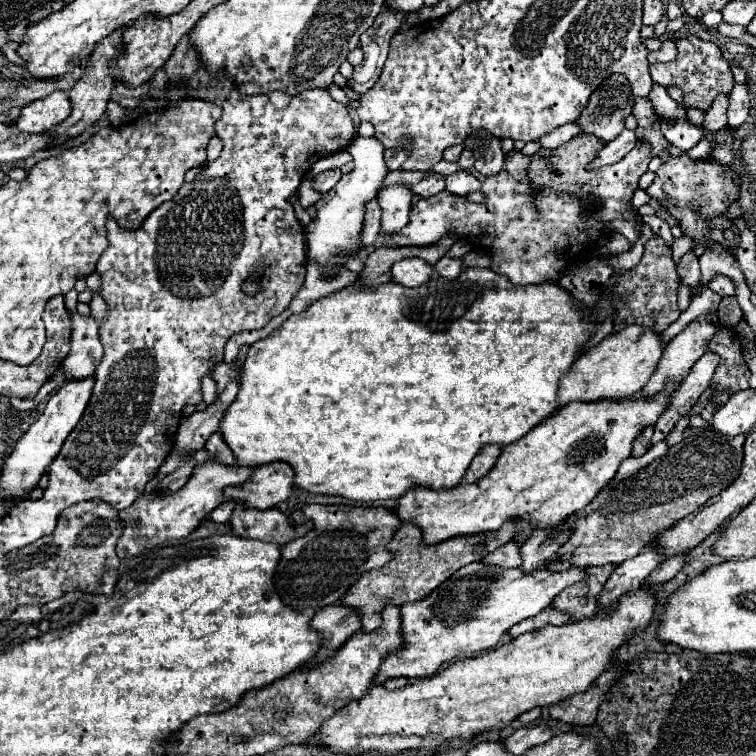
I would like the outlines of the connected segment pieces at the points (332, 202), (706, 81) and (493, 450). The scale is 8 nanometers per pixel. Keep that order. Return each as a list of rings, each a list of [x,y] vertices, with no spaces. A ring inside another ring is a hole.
[[[356,136],[356,140],[346,148],[352,158],[354,158],[354,170],[346,176],[340,178],[340,182],[326,194],[322,194],[322,198],[316,202],[316,218],[306,226],[306,248],[308,248],[308,258],[320,262],[322,266],[326,266],[326,274],[332,274],[332,266],[336,264],[344,264],[338,254],[340,252],[354,252],[358,250],[358,234],[362,230],[362,220],[364,220],[364,208],[366,202],[370,202],[370,198],[376,198],[378,188],[382,186],[386,174],[390,172],[386,168],[386,160],[384,160],[384,144],[380,140],[372,140],[372,138],[360,138]]]
[[[696,36],[676,40],[676,46],[678,46],[676,60],[672,60],[672,62],[660,62],[660,64],[652,64],[650,66],[652,80],[656,84],[666,86],[666,88],[670,88],[670,86],[680,88],[682,90],[684,106],[708,110],[716,94],[730,92],[732,86],[734,86],[734,78],[732,78],[730,64],[726,62],[722,50],[716,44],[706,42],[706,40],[700,40]]]
[[[488,444],[488,446],[484,446],[484,448],[476,454],[476,458],[472,460],[470,468],[466,470],[464,482],[470,484],[470,482],[476,482],[476,480],[480,480],[482,476],[486,476],[486,474],[492,470],[492,466],[496,464],[500,452],[502,452],[502,446],[498,446],[498,444]]]

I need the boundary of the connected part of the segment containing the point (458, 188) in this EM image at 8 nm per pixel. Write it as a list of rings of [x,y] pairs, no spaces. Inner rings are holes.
[[[460,170],[456,174],[446,176],[446,190],[452,194],[458,194],[458,196],[464,196],[468,192],[480,190],[480,180],[476,176],[472,176],[470,172]]]

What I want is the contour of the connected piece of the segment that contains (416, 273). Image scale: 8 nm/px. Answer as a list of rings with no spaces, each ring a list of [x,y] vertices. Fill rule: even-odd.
[[[422,258],[398,260],[398,264],[394,264],[392,268],[392,280],[408,288],[428,282],[430,276],[432,276],[432,266],[426,264]]]

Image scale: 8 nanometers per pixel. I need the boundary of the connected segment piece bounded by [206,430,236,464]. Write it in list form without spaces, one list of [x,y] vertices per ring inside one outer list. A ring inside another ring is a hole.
[[[214,432],[214,436],[210,436],[210,440],[206,442],[206,450],[210,452],[212,460],[222,462],[222,464],[234,464],[234,454],[230,452],[228,444],[222,440],[222,432]]]

